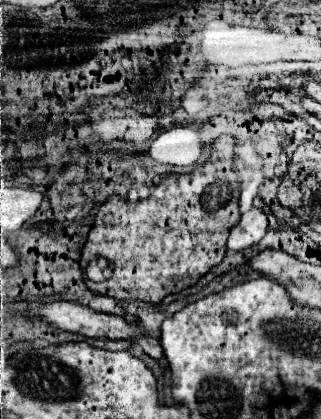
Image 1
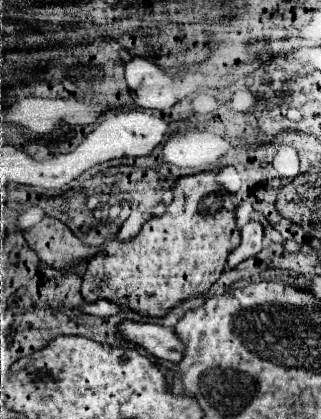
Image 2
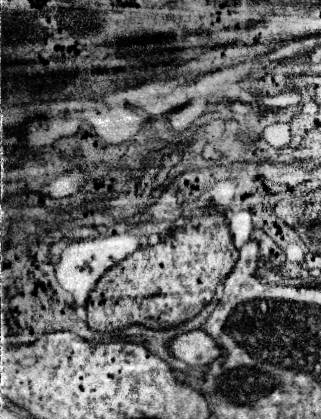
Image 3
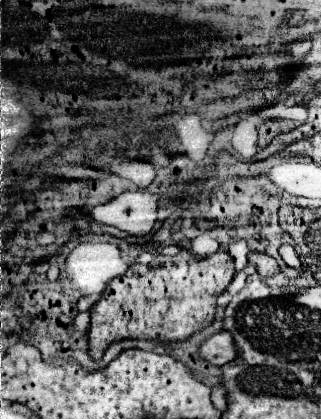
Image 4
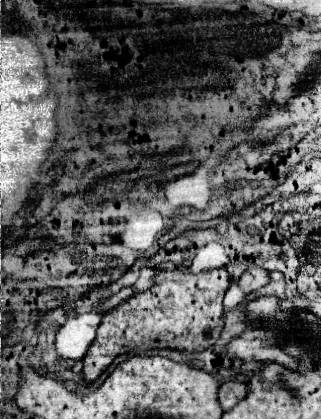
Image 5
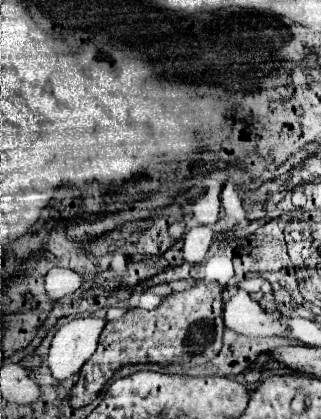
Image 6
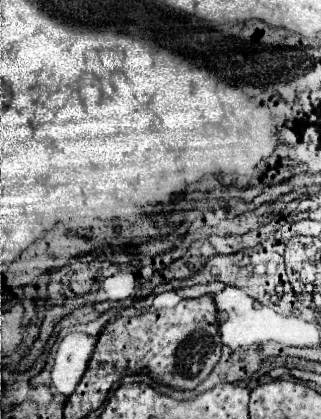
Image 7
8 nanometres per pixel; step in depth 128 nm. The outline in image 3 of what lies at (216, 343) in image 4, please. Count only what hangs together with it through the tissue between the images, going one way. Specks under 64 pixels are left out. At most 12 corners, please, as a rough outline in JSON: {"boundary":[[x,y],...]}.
{"boundary":[[204,330],[176,334],[174,358],[206,366],[220,348]]}

